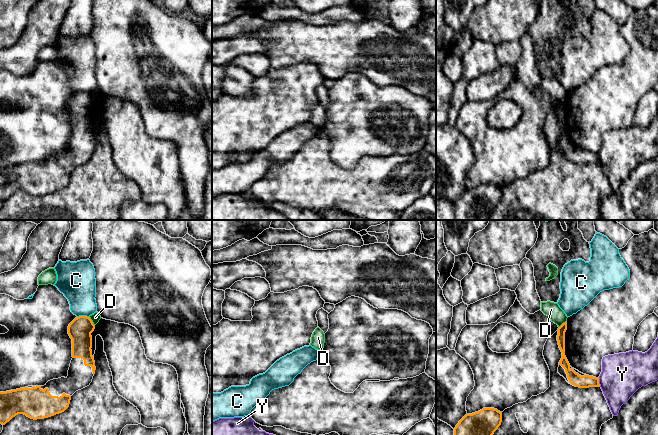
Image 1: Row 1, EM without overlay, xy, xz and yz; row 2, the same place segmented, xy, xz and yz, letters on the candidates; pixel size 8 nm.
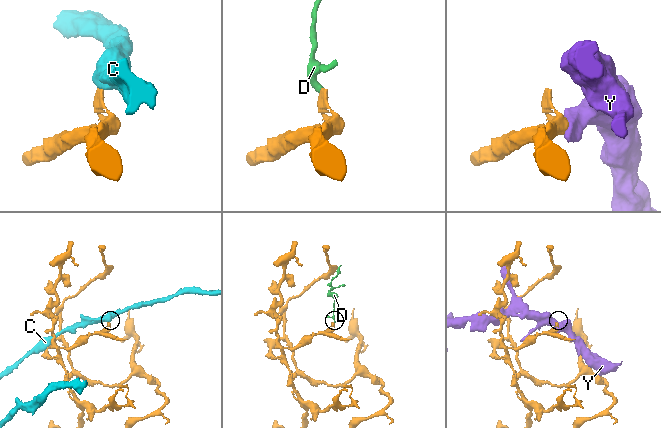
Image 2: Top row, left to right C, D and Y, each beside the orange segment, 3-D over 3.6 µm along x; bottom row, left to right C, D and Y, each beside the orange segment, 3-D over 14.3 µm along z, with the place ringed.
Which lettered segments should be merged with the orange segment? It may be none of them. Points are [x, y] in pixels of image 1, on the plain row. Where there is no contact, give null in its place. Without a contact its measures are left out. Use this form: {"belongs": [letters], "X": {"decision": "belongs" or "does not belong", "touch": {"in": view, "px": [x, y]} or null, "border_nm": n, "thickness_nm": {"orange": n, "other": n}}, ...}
{"belongs": [], "C": {"decision": "does not belong", "touch": {"in": "xy", "px": [82, 92]}, "border_nm": 100, "thickness_nm": {"orange": 190, "other": 280}}, "D": {"decision": "does not belong", "touch": {"in": "xy", "px": [91, 97]}, "border_nm": 90, "thickness_nm": {"orange": 190, "other": 70}}, "Y": {"decision": "does not belong", "touch": {"in": "yz", "px": [598, 158]}, "border_nm": 70, "thickness_nm": {"orange": 110, "other": 340}}}

